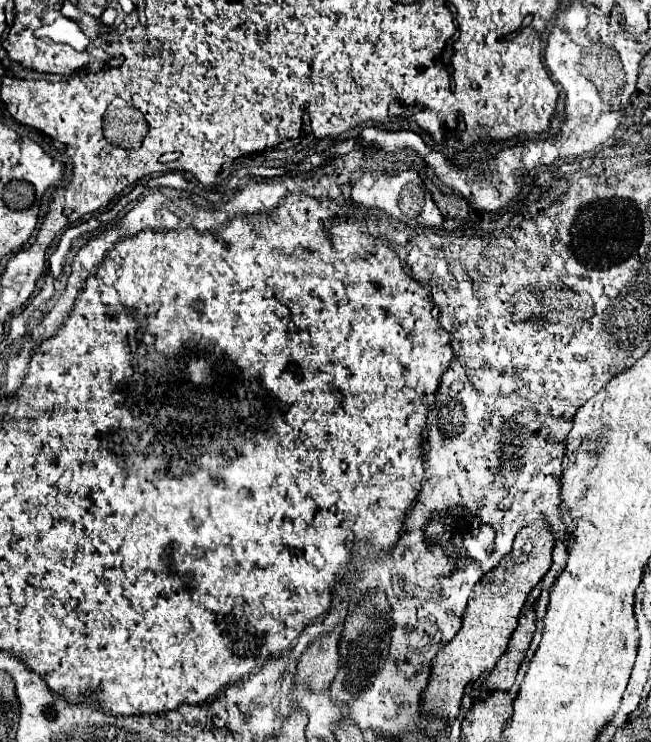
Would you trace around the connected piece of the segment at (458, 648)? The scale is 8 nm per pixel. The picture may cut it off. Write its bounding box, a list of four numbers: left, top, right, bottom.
[422,519,556,721]

